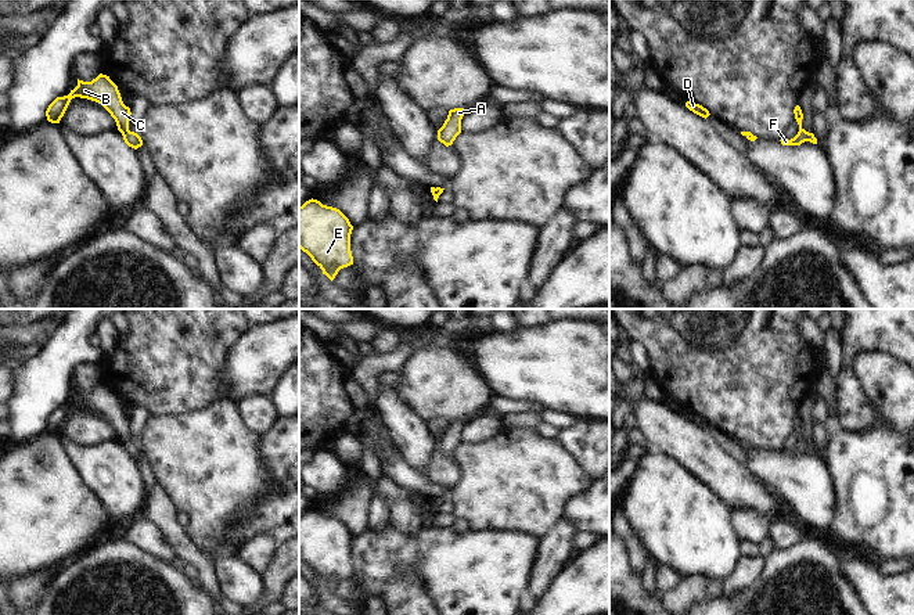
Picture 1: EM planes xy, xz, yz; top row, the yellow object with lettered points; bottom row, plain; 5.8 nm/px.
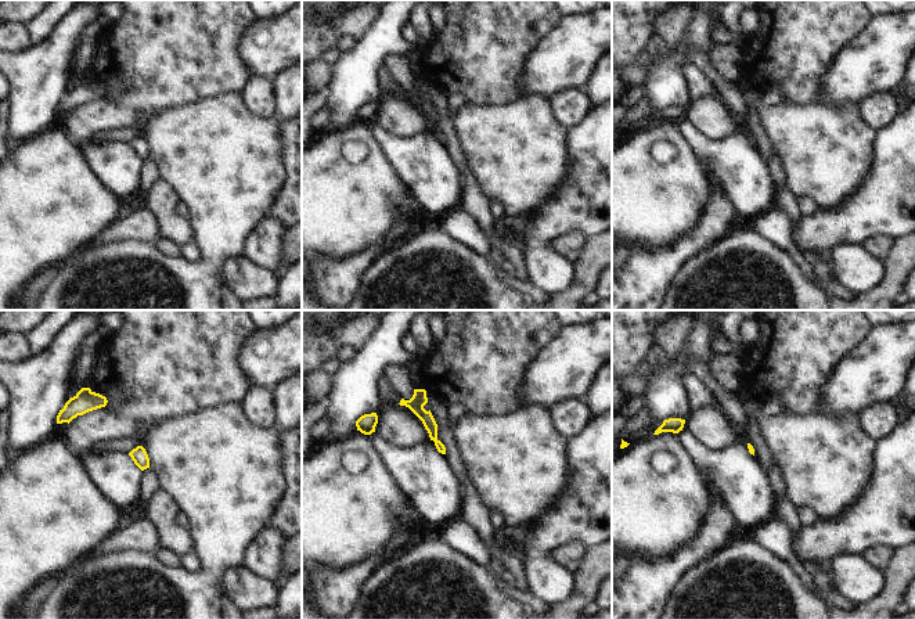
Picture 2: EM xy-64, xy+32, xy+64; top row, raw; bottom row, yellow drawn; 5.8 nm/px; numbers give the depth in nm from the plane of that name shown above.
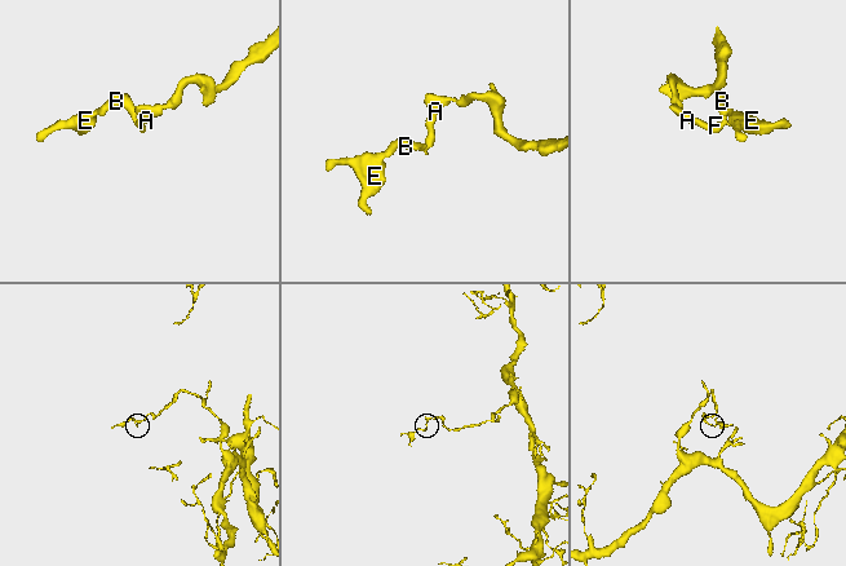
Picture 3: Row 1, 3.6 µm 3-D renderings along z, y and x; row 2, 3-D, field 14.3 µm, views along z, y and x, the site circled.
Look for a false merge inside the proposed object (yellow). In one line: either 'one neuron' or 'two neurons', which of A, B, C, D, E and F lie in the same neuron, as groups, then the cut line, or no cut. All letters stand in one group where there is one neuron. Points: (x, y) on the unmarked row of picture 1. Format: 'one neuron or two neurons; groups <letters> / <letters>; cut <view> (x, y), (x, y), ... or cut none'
one neuron; groups A B C D E F; cut none

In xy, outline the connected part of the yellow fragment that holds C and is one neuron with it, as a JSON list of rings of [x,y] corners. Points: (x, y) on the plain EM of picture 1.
[[[100,384],[91,392],[78,389],[78,396],[68,406],[57,407],[47,418],[46,427],[51,434],[60,434],[72,409],[80,407],[101,414],[115,429],[125,453],[137,460],[143,456],[141,447],[129,440],[130,418],[122,411],[118,396],[109,386]]]

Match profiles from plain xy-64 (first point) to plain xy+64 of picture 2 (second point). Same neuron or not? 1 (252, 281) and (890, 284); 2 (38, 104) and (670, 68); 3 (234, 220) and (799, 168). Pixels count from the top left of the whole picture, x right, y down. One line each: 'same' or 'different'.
1: different
2: same
3: same

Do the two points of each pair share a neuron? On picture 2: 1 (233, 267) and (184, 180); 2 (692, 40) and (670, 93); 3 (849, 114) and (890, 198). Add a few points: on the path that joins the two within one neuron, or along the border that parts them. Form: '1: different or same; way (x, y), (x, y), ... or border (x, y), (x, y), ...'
1: different; border (240, 252), (223, 263), (222, 281)
2: same; way (678, 53), (670, 64), (670, 79)
3: different; border (876, 133), (870, 175), (857, 190)

